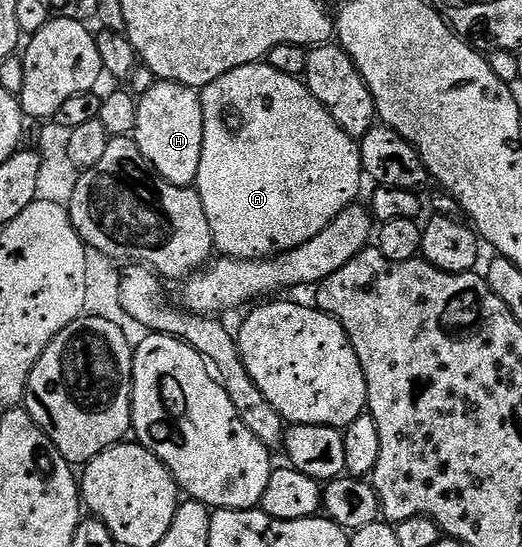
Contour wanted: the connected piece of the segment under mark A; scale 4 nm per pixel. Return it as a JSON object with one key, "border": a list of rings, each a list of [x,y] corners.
{"border":[[[266,61],[242,65],[242,69],[230,69],[218,81],[206,85],[200,91],[202,101],[202,113],[204,114],[204,144],[202,145],[202,161],[198,165],[198,177],[194,184],[196,192],[202,197],[202,209],[206,209],[206,221],[210,221],[210,233],[215,250],[221,256],[229,259],[270,259],[273,255],[280,255],[283,251],[289,251],[300,247],[310,237],[318,237],[338,213],[342,213],[347,207],[357,202],[356,194],[360,191],[360,179],[365,178],[360,145],[355,139],[351,139],[346,132],[330,117],[326,105],[310,93],[308,84],[297,76],[278,73]]]}

